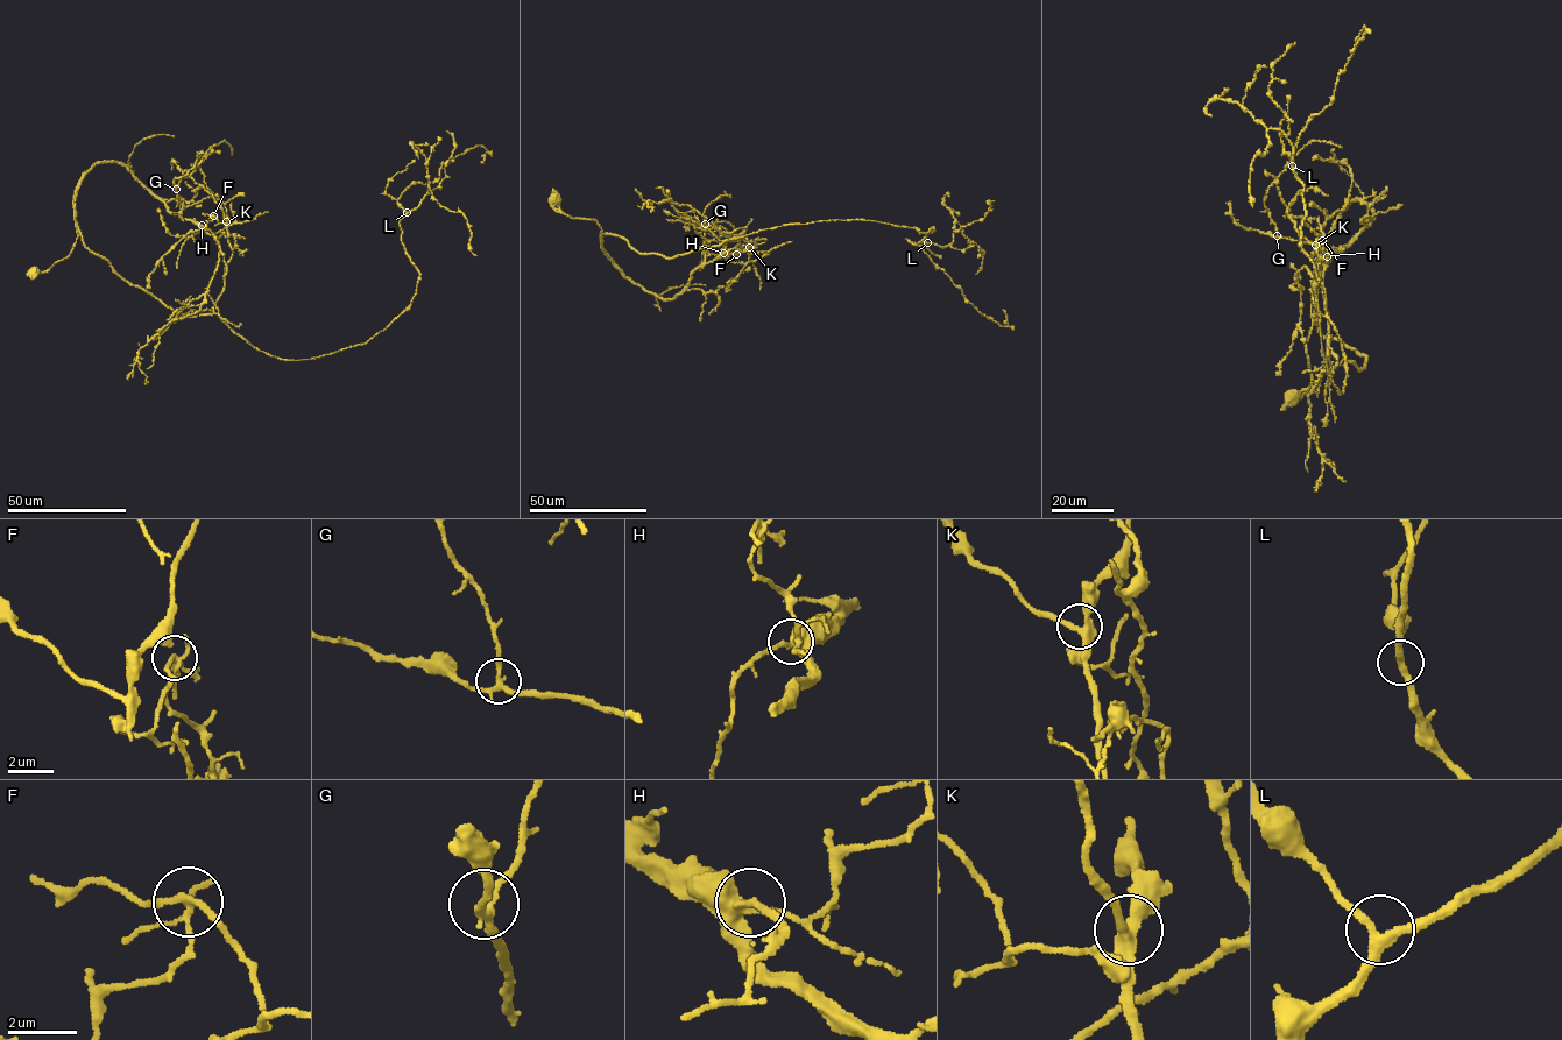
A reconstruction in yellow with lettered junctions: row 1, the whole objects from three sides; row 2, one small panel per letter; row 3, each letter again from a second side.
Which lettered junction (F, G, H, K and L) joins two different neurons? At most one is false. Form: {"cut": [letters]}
{"cut": []}

